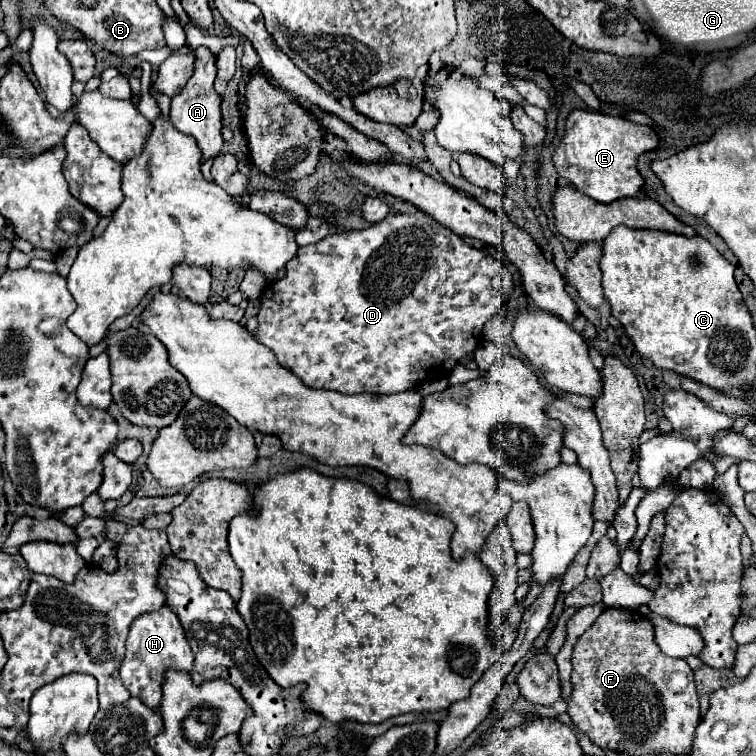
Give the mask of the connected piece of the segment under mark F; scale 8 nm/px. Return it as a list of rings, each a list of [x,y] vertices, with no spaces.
[[[606,607],[598,619],[580,635],[572,653],[572,693],[566,701],[566,713],[576,729],[600,749],[630,755],[648,755],[654,751],[672,751],[688,755],[694,729],[700,723],[698,695],[692,669],[684,659],[666,657],[654,641],[654,625],[648,617],[632,609]]]

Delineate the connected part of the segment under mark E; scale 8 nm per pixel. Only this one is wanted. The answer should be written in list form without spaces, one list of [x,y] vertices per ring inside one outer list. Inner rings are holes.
[[[574,109],[566,119],[566,135],[554,151],[554,165],[558,173],[584,195],[598,203],[612,203],[642,191],[644,177],[640,175],[636,161],[642,153],[656,149],[658,143],[660,139],[656,137],[656,131],[646,125],[636,125],[606,113]]]

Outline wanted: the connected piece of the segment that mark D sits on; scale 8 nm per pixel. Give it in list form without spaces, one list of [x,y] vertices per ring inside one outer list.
[[[418,211],[416,215],[406,215],[406,213],[396,213],[388,215],[380,223],[362,229],[362,231],[348,231],[348,233],[338,233],[338,235],[328,235],[316,245],[306,245],[300,247],[298,257],[292,259],[286,267],[286,277],[276,279],[266,285],[264,293],[260,295],[260,311],[256,315],[258,319],[258,329],[254,333],[256,341],[272,349],[276,355],[278,363],[292,371],[296,377],[302,379],[304,385],[312,389],[332,389],[340,393],[376,393],[376,395],[390,395],[390,393],[402,393],[402,391],[414,391],[418,389],[424,381],[434,381],[434,379],[444,379],[452,373],[456,363],[466,355],[472,353],[478,347],[482,327],[486,325],[492,315],[498,313],[502,303],[510,297],[512,293],[512,275],[508,269],[494,257],[486,255],[480,249],[468,247],[458,235],[454,235],[450,229],[444,225],[436,223],[430,215]]]

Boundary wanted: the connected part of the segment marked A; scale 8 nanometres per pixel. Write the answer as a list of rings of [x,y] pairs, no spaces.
[[[206,47],[194,49],[194,73],[184,85],[184,89],[176,97],[172,97],[170,105],[170,123],[184,135],[192,135],[196,139],[198,147],[202,149],[202,161],[216,157],[224,145],[224,139],[220,135],[222,129],[220,95],[214,91],[214,79],[216,79],[216,57]]]

